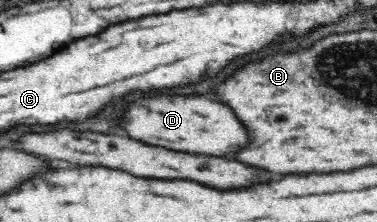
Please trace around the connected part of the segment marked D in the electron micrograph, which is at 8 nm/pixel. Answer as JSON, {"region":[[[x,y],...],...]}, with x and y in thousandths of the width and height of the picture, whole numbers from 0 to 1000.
{"region":[[[512,432],[369,441],[337,495],[326,577],[342,595],[347,622],[385,649],[422,649],[448,676],[544,703],[618,703],[660,640],[650,568],[639,568],[607,477]]]}

